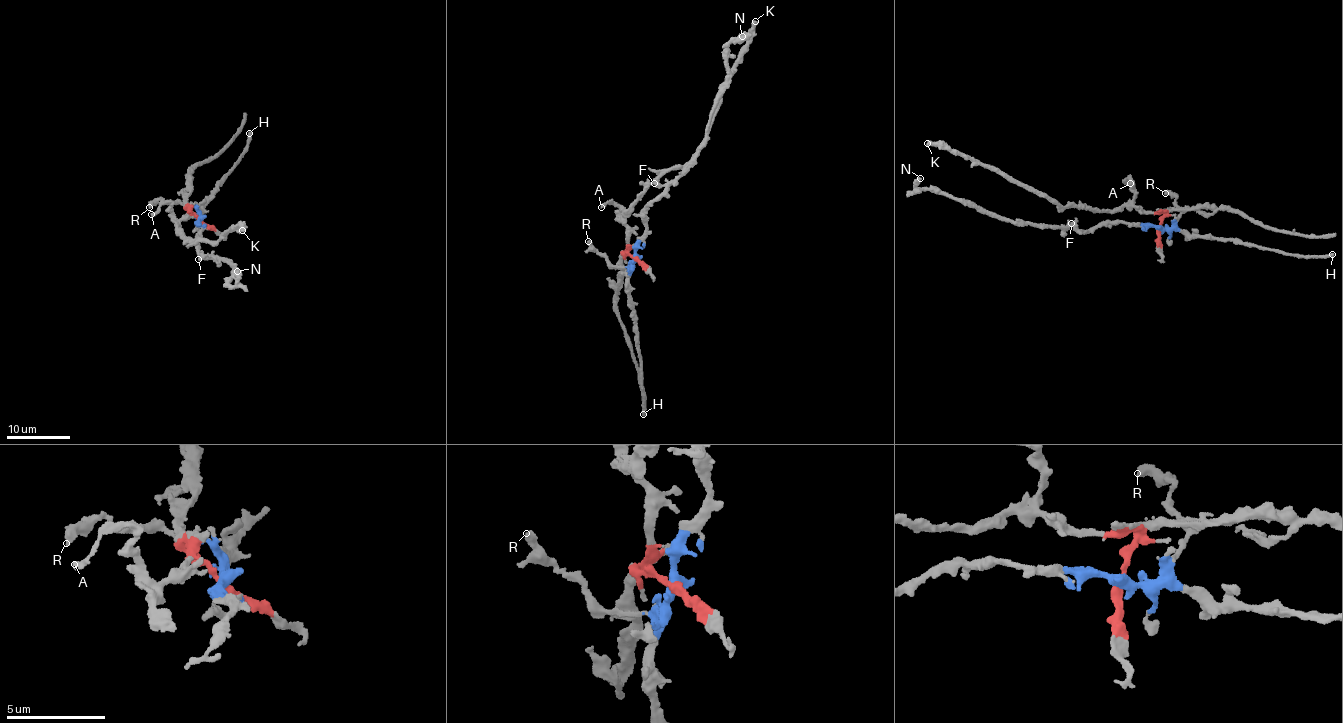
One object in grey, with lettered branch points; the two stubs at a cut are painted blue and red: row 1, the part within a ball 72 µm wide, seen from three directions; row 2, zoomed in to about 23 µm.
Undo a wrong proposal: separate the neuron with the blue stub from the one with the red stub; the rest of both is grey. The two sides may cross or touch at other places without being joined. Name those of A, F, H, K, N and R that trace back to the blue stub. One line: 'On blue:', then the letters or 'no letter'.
On blue: F, H, N, R

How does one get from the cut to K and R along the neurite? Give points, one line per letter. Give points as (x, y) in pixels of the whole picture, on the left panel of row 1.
K: (199, 220), (189, 210), (177, 226), (180, 237), (215, 241), (231, 229), (242, 230)
R: (199, 220), (194, 208), (160, 200), (149, 208)

